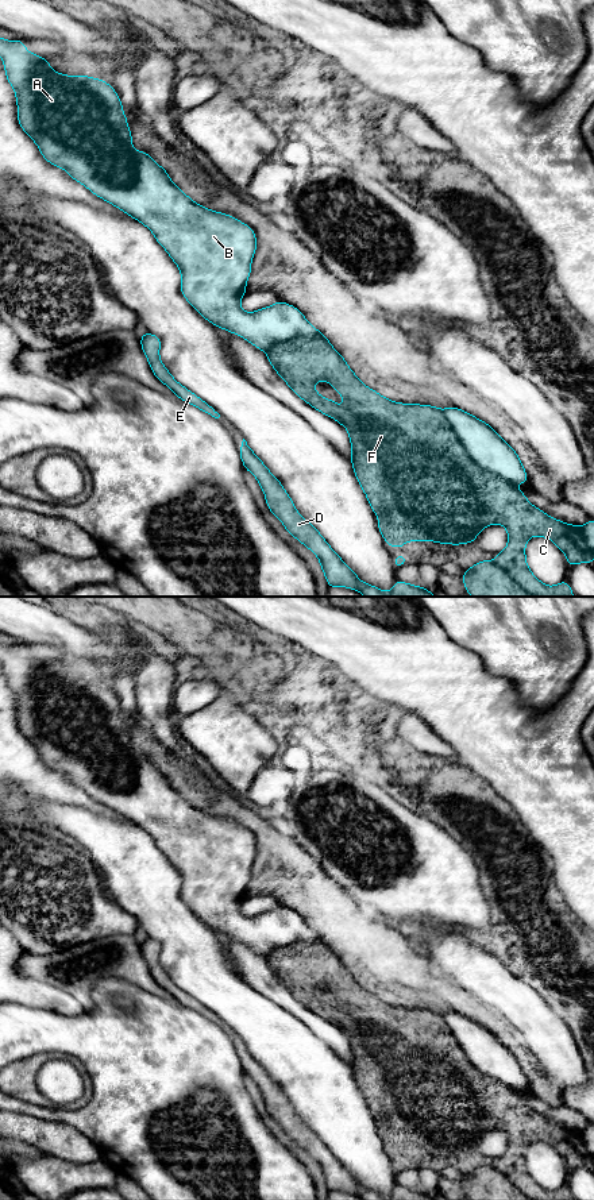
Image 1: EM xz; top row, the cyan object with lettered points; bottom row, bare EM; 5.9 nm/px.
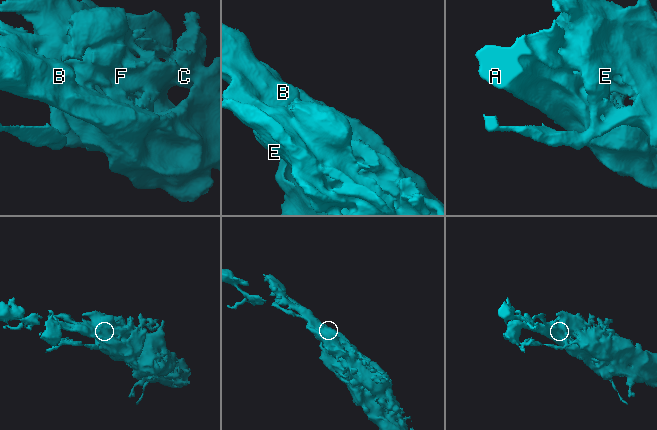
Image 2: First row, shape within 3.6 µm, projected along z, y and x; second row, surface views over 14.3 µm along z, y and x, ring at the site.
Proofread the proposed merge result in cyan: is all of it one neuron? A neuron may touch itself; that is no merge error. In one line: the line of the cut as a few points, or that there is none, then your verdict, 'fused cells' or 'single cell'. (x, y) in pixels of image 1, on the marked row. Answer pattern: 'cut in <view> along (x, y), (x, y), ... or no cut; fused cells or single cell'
cut in xz along (442, 411), (467, 455), (479, 466), (512, 483); fused cells

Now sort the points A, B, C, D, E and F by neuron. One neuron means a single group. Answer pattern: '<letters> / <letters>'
A B D E / C F

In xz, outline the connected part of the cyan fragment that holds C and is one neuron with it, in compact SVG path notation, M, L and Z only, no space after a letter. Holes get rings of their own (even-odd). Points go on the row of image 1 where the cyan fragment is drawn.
M293 337L277 343L266 354L277 374L301 400L348 431L354 474L377 514L386 544L393 548L414 540L468 544L486 526L498 524L508 530L508 545L493 562L482 560L467 568L462 575L466 593L471 597L574 597L566 580L551 587L532 574L525 547L531 537L541 536L558 545L570 567L593 564L594 552L583 540L582 526L545 514L513 483L474 463L440 408L385 398L354 374L328 339ZM319 381L335 387L346 405L321 397L315 390Z

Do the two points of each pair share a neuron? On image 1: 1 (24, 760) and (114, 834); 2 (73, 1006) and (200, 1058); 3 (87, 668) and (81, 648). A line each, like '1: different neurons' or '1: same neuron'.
1: different neurons
2: different neurons
3: different neurons

